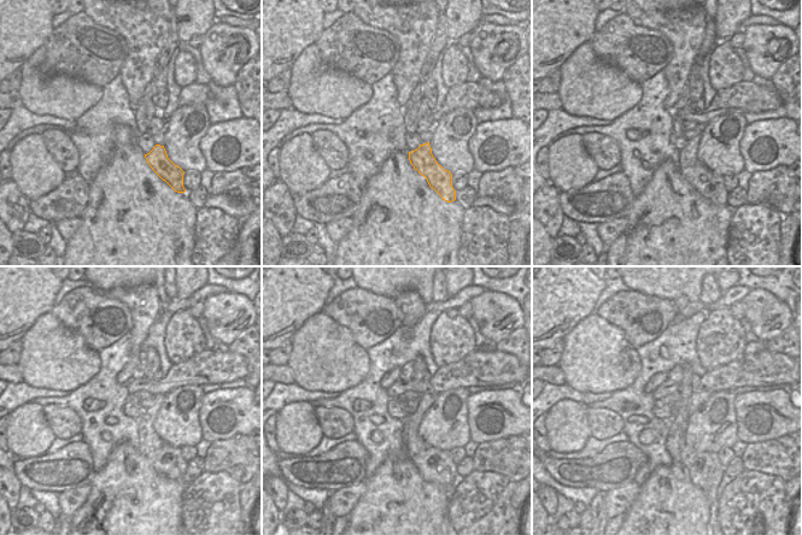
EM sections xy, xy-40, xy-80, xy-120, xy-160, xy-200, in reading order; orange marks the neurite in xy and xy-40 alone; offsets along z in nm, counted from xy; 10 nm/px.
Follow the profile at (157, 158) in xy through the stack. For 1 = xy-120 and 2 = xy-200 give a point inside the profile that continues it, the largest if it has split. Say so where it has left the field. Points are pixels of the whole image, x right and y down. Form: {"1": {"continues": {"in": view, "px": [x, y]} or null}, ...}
{"1": {"continues": {"in": "xy-120", "px": [167, 460]}}, "2": {"continues": {"in": "xy-200", "px": [704, 470]}}}

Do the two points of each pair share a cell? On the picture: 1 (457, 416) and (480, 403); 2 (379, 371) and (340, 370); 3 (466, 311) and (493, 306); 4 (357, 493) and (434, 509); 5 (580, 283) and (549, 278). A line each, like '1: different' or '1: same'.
1: different
2: different
3: different
4: different
5: same

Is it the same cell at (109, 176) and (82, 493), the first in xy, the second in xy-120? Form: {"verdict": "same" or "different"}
{"verdict": "different"}

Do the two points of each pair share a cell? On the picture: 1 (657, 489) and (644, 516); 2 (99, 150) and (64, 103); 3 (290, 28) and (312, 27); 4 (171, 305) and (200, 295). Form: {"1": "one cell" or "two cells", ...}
{"1": "one cell", "2": "two cells", "3": "one cell", "4": "one cell"}

